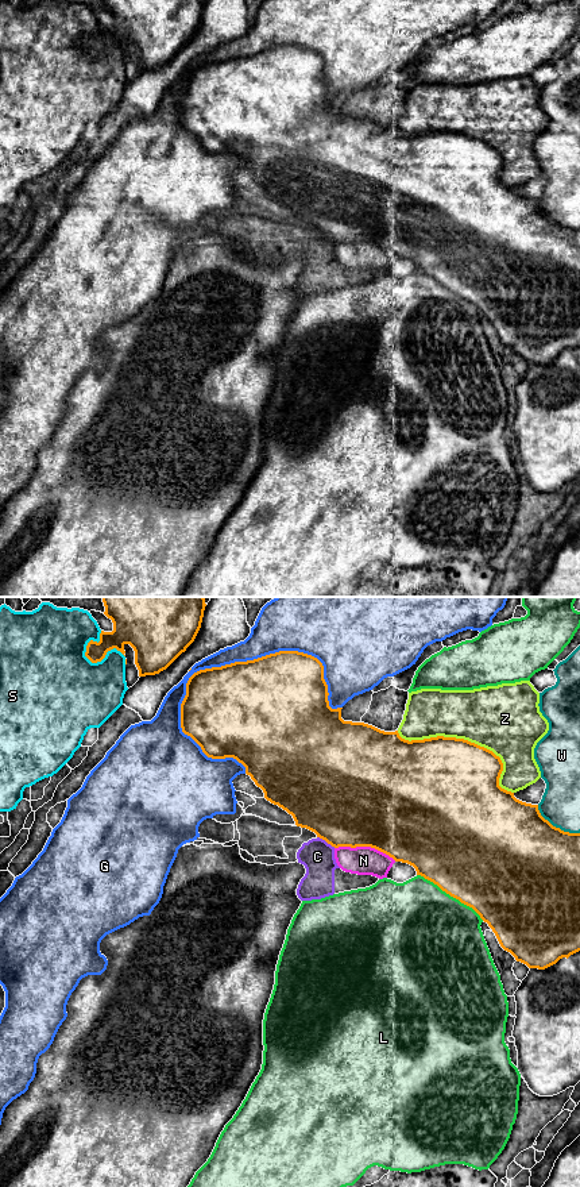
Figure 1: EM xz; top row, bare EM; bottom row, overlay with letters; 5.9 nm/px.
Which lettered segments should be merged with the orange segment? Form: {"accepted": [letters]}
{"accepted": []}

